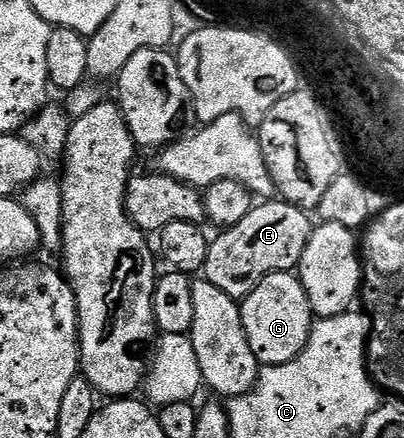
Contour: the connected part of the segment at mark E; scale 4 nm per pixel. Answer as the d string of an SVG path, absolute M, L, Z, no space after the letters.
M285 201L259 202L242 218L237 225L232 225L217 232L218 236L210 239L208 257L204 261L202 271L204 278L216 289L224 289L228 297L244 300L264 277L281 271L294 271L298 262L304 257L304 249L308 249L310 234L315 224L303 208Z

